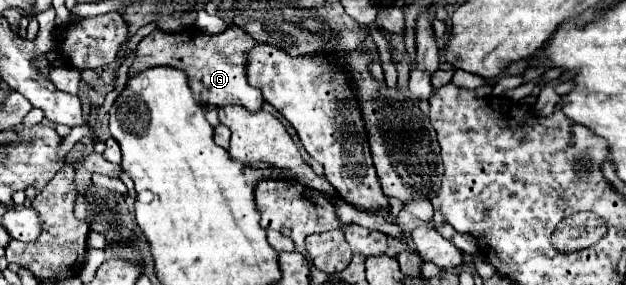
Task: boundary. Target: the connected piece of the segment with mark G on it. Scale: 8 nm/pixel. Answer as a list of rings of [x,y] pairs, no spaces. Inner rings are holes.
[[[229,26],[225,32],[207,36],[199,32],[197,28],[187,28],[183,32],[163,32],[153,30],[149,36],[145,36],[137,46],[137,58],[129,68],[129,76],[135,72],[141,72],[151,66],[173,66],[179,70],[185,70],[189,76],[189,86],[193,88],[197,104],[205,106],[229,106],[229,104],[241,104],[251,112],[257,112],[263,104],[263,96],[257,88],[249,86],[245,80],[245,52],[255,44],[255,40],[241,32],[237,26]]]

